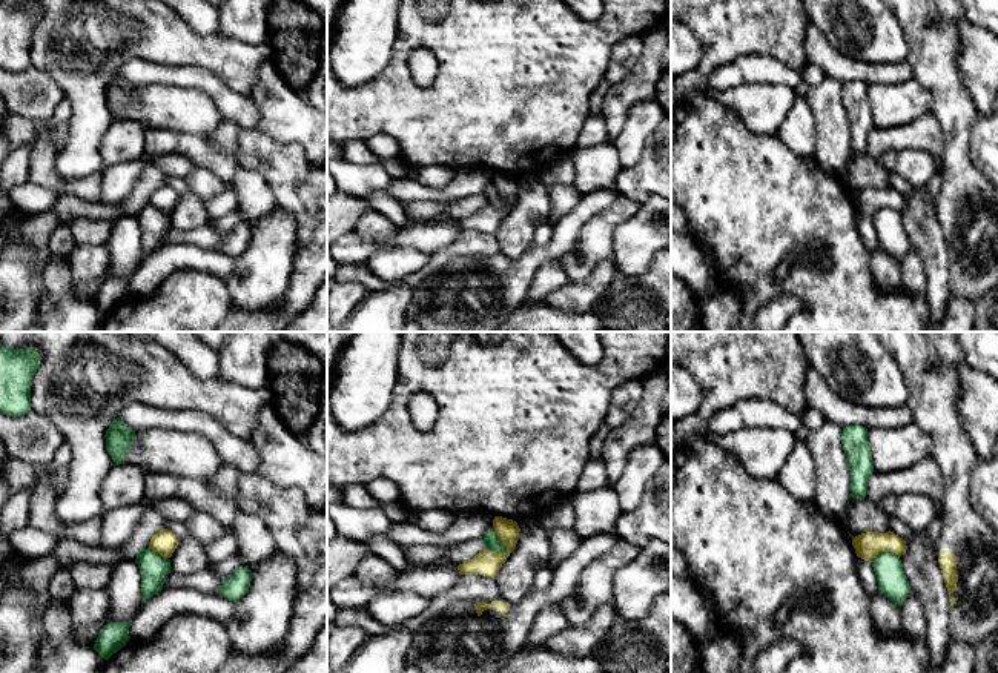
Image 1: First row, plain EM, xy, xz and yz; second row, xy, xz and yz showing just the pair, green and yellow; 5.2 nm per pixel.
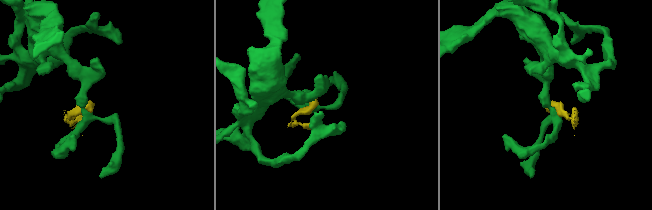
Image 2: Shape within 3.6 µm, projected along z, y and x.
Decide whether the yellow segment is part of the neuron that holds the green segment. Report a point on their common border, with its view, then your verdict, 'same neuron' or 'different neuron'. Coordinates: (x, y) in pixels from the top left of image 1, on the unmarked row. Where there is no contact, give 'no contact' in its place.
xz (499, 197) | different neuron

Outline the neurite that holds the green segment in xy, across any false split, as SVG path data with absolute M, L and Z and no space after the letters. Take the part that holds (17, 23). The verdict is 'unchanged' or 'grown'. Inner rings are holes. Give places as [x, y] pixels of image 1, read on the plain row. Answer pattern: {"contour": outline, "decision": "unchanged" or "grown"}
{"contour": "M0 0L0 68L23 72L31 66L32 31L41 22L35 5L12 6Z", "decision": "unchanged"}

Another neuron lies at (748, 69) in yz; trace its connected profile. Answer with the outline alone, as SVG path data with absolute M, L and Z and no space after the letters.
M757 54L742 55L731 63L717 68L709 75L711 88L719 92L739 86L765 83L794 89L800 80L800 71L789 65L783 65L774 57Z

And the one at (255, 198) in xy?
M241 167L227 187L233 191L238 200L235 212L243 223L252 224L276 206L272 189L263 177L252 169Z

